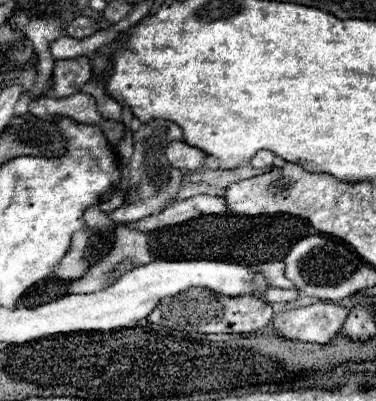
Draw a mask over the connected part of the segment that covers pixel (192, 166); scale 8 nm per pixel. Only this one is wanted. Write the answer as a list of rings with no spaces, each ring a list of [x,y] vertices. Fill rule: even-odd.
[[[170,142],[166,148],[166,158],[180,170],[196,170],[204,166],[204,152],[186,142]]]

